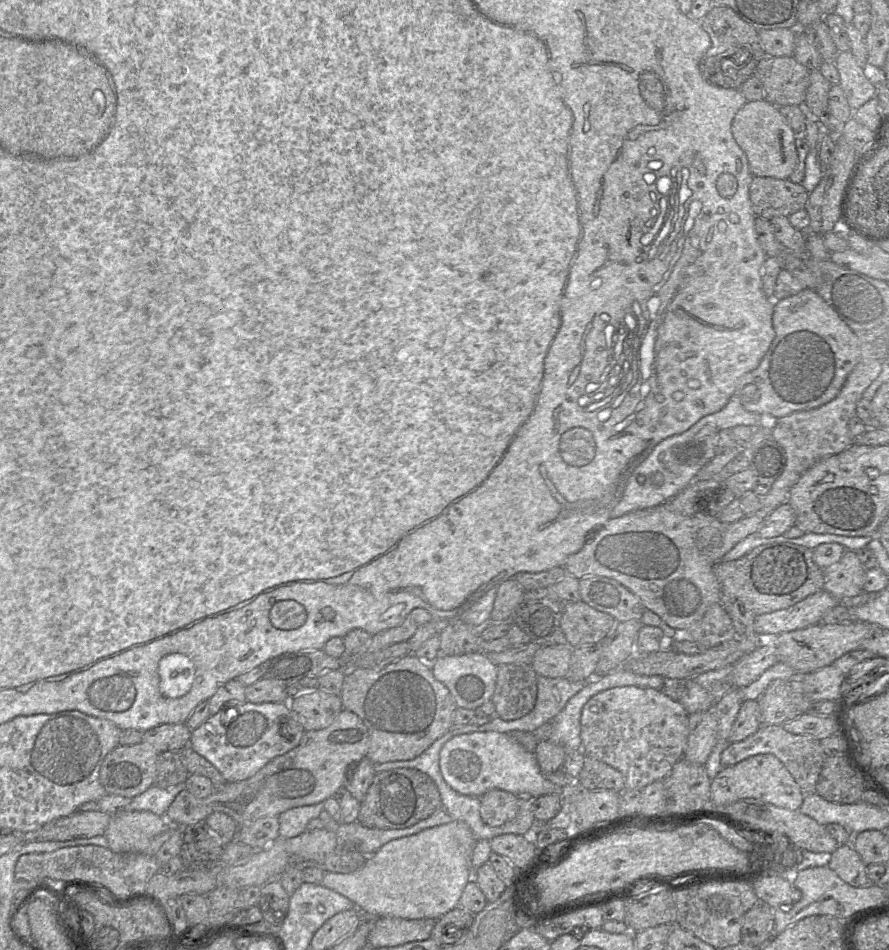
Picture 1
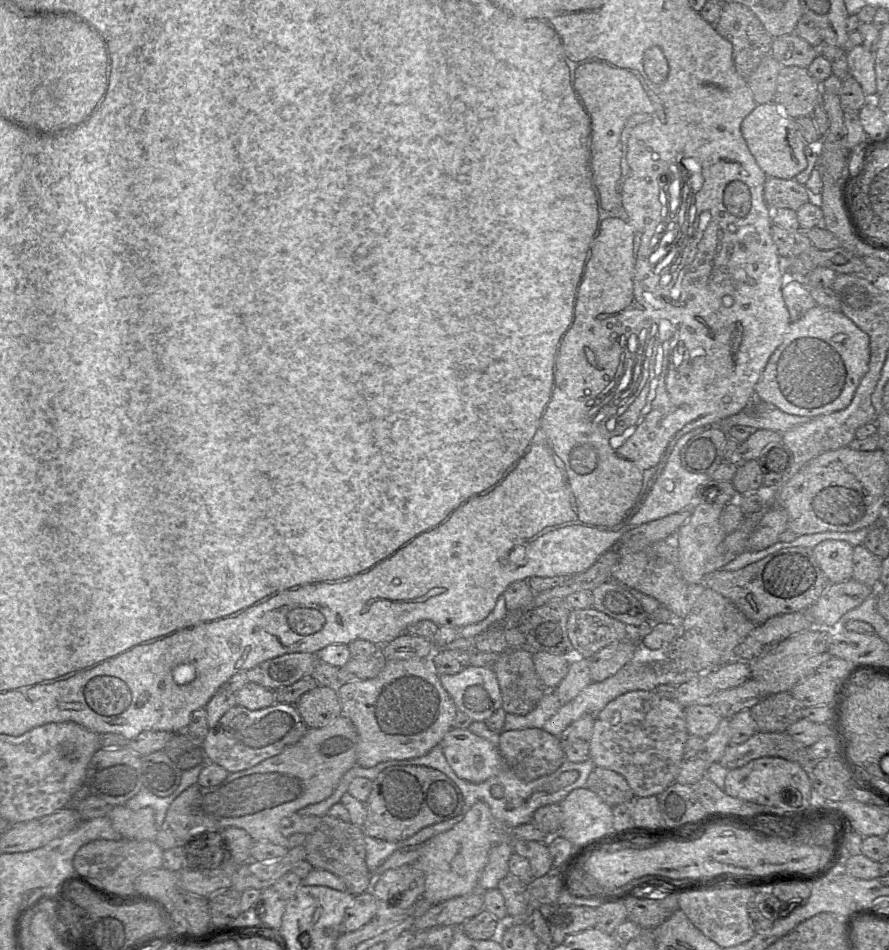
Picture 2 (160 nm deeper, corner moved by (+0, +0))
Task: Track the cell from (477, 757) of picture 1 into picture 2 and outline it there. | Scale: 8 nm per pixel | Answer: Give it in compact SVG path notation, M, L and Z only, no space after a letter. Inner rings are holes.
M452 728L440 745L455 774L468 782L484 782L499 774L504 767L498 748L468 729Z

